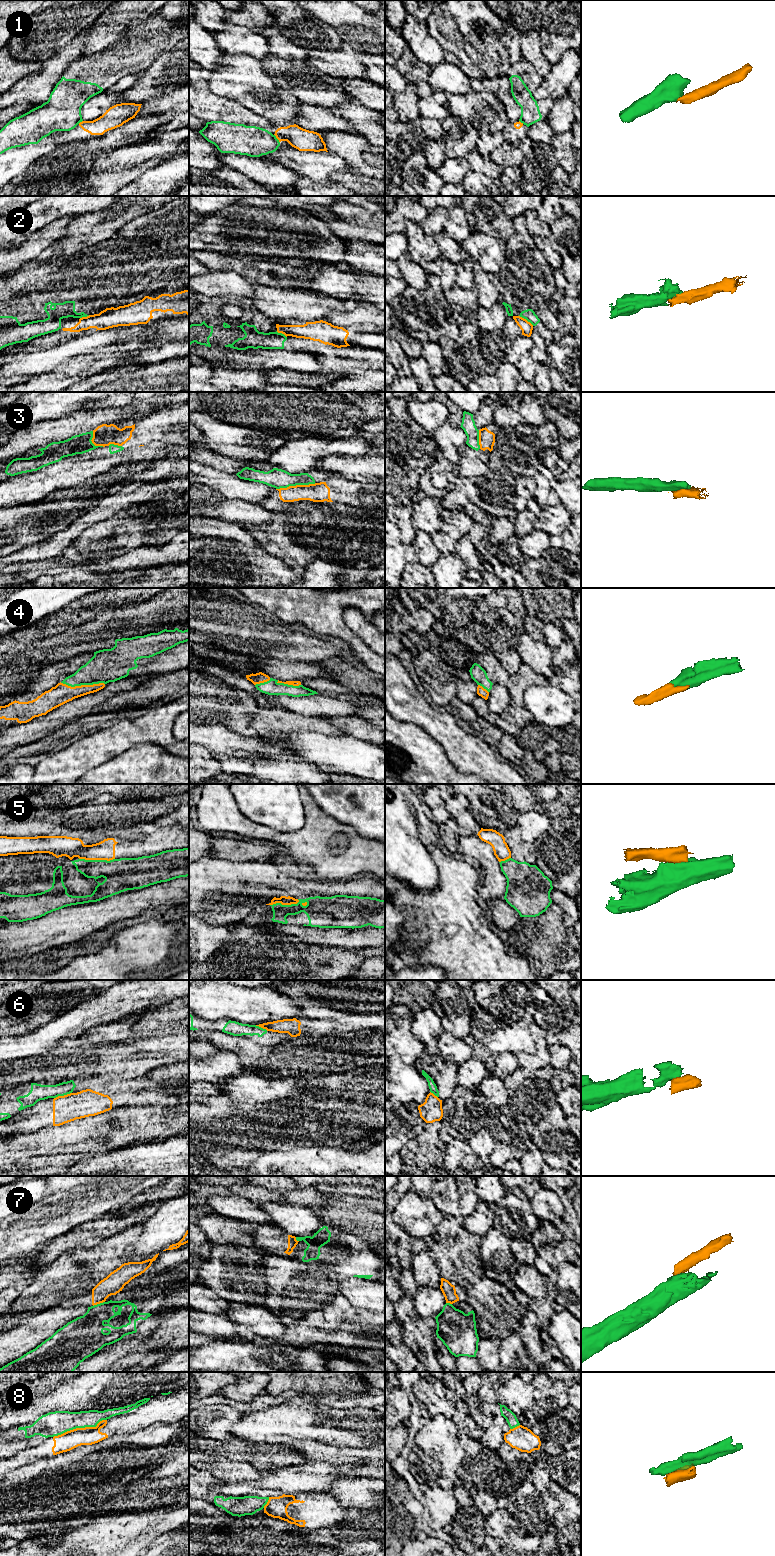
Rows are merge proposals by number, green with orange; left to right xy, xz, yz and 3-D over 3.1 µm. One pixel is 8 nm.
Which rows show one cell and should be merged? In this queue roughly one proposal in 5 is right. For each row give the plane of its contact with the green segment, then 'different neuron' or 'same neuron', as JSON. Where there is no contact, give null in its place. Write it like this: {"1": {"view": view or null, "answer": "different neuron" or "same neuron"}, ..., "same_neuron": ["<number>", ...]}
{"1": {"view": "xz", "answer": "different neuron"}, "2": {"view": "yz", "answer": "different neuron"}, "3": {"view": "xz", "answer": "different neuron"}, "4": {"view": "xy", "answer": "same neuron"}, "5": {"view": "xy", "answer": "different neuron"}, "6": {"view": "xy", "answer": "different neuron"}, "7": {"view": "xy", "answer": "different neuron"}, "8": {"view": "xy", "answer": "different neuron"}, "same_neuron": ["4"]}

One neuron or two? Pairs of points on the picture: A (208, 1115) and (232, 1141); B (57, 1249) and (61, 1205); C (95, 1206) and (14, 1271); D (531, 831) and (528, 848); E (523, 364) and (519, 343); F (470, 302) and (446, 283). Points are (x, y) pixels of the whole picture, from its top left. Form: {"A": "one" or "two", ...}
{"A": "one", "B": "two", "C": "two", "D": "two", "E": "one", "F": "one"}

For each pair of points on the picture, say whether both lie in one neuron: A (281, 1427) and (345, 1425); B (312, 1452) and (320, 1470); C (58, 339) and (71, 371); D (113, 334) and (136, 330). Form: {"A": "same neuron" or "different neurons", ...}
{"A": "same neuron", "B": "different neurons", "C": "different neurons", "D": "same neuron"}

